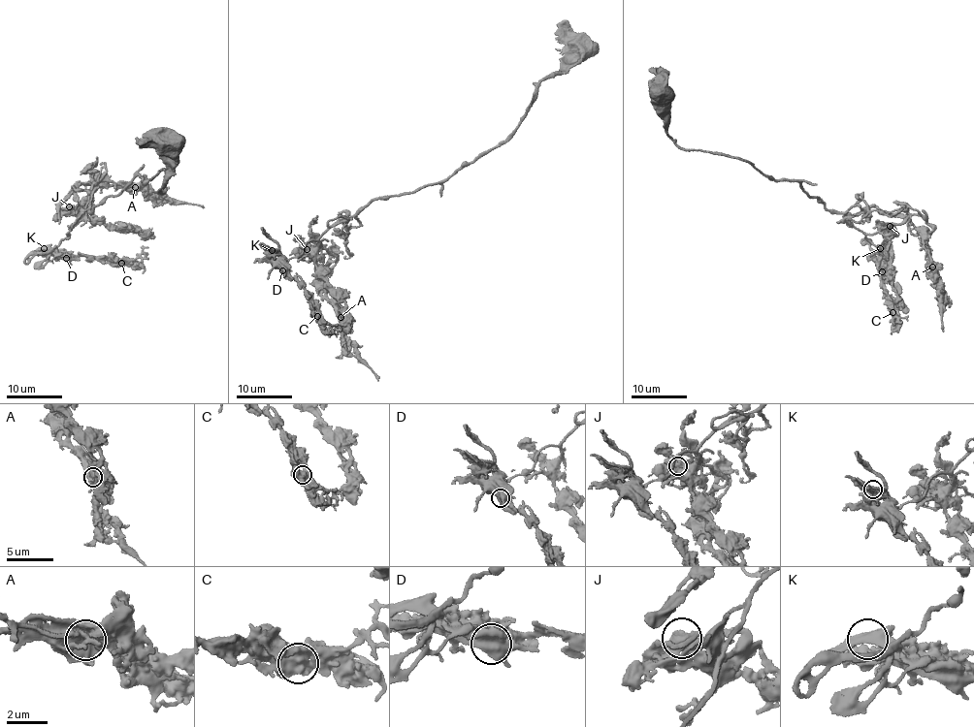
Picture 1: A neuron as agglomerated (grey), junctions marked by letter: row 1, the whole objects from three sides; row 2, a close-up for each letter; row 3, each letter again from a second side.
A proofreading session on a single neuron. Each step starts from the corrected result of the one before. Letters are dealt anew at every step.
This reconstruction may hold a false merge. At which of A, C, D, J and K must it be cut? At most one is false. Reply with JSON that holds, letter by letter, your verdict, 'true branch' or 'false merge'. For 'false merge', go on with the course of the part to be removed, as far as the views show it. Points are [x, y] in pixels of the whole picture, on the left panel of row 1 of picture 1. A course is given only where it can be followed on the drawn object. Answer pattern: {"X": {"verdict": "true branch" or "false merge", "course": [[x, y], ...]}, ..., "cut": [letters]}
{"A": {"verdict": "true branch"}, "C": {"verdict": "true branch"}, "D": {"verdict": "true branch"}, "J": {"verdict": "true branch"}, "K": {"verdict": "true branch"}, "cut": []}

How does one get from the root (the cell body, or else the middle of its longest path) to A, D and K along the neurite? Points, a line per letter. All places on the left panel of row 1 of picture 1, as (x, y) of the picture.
A: (168, 147), (162, 193), (167, 170), (146, 181), (138, 176), (75, 224), (97, 186), (91, 182), (135, 187)
D: (168, 147), (162, 193), (167, 170), (146, 181), (138, 176), (80, 214), (55, 247), (66, 258)
K: (168, 147), (162, 193), (167, 170), (146, 181), (138, 176), (80, 214), (55, 247), (44, 247)

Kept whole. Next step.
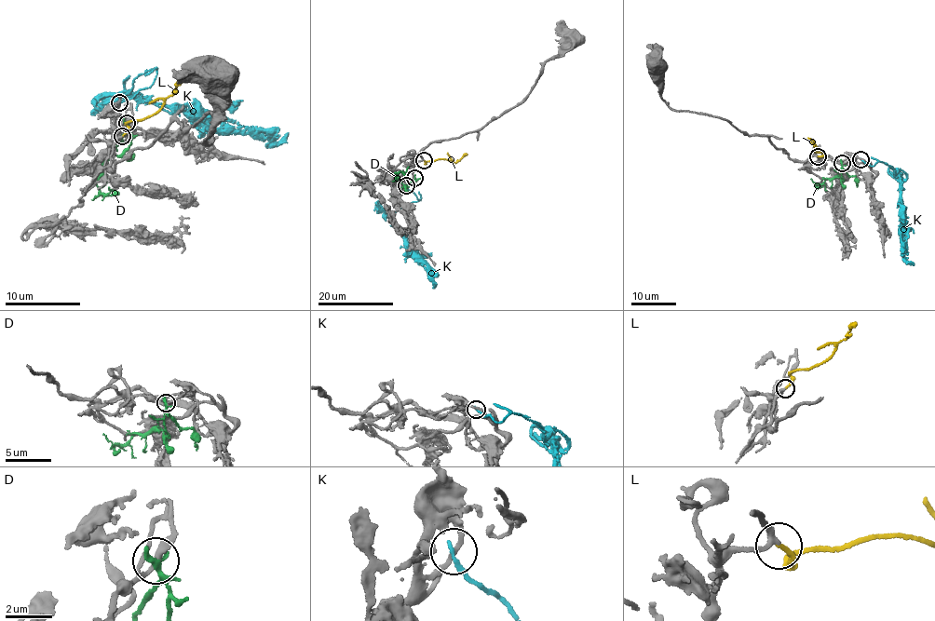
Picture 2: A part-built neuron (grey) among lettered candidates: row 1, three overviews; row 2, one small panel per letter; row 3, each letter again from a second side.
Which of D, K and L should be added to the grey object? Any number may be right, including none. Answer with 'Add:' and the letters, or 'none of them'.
Add: L

